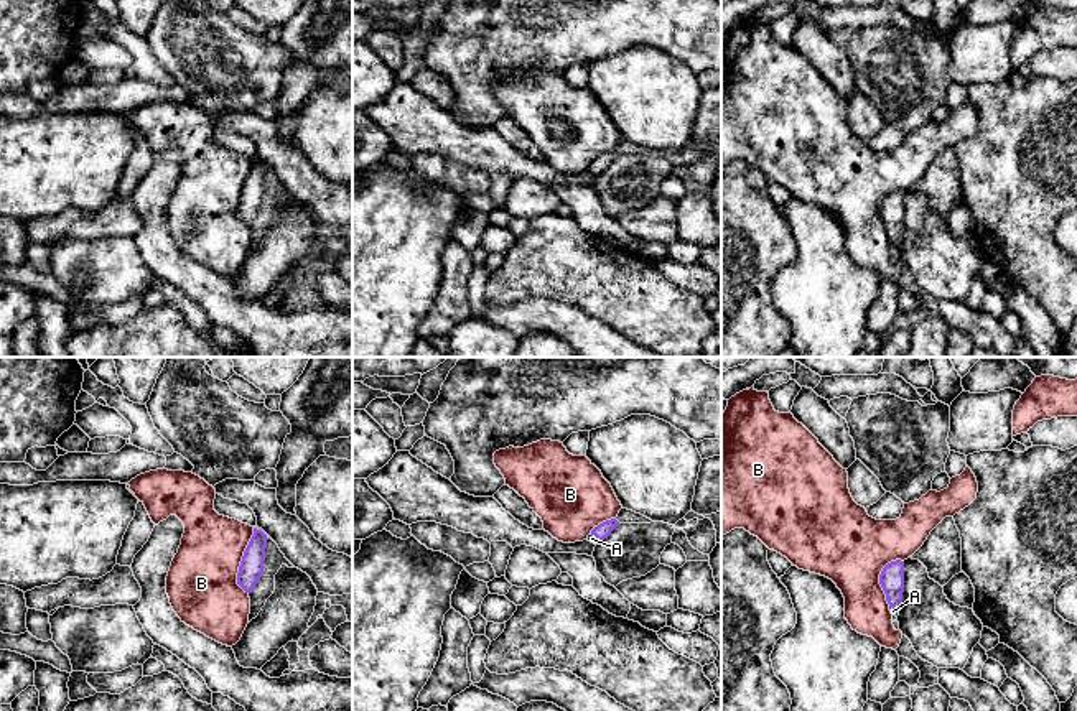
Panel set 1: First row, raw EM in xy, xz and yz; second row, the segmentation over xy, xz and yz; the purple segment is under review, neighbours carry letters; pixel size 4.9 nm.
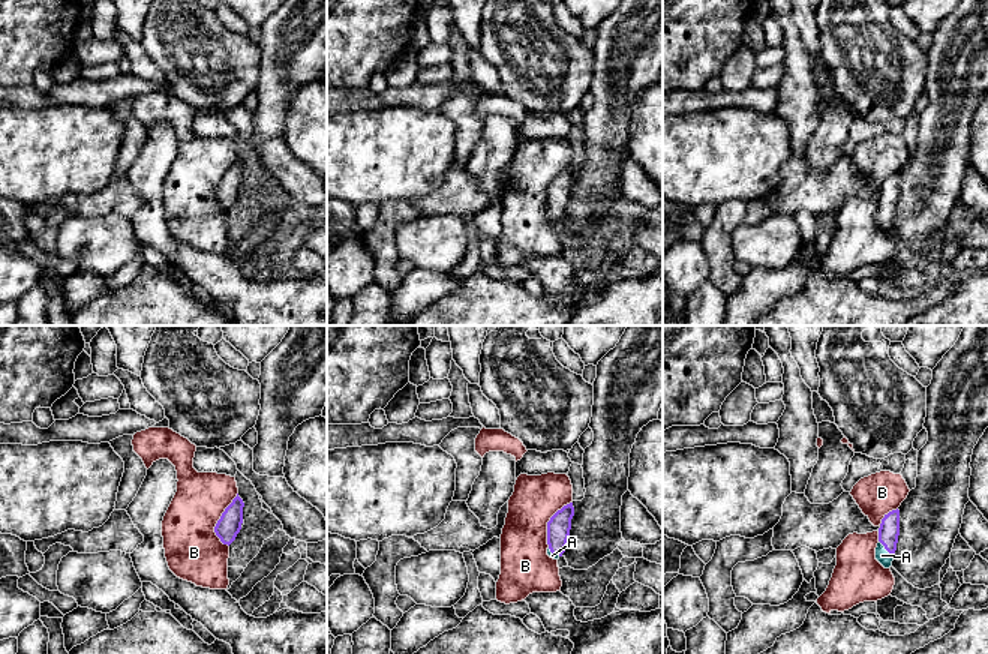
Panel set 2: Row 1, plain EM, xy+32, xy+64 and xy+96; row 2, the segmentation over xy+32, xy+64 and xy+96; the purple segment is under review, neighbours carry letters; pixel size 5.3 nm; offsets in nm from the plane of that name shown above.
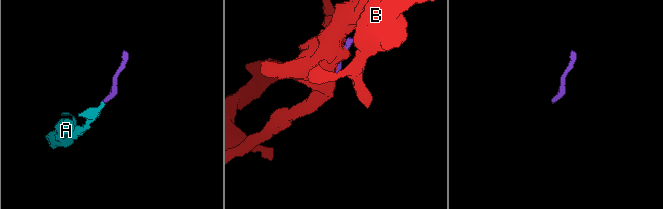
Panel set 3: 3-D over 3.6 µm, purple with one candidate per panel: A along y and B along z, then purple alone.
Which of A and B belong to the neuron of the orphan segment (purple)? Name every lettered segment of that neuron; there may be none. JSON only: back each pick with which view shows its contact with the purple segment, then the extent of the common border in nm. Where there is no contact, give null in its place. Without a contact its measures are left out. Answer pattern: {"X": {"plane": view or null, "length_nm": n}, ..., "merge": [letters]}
{"A": {"plane": "xz", "length_nm": 60}, "merge": ["A"]}

